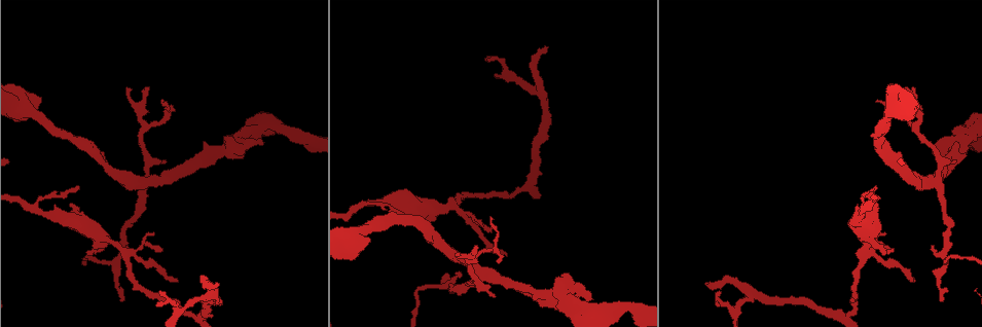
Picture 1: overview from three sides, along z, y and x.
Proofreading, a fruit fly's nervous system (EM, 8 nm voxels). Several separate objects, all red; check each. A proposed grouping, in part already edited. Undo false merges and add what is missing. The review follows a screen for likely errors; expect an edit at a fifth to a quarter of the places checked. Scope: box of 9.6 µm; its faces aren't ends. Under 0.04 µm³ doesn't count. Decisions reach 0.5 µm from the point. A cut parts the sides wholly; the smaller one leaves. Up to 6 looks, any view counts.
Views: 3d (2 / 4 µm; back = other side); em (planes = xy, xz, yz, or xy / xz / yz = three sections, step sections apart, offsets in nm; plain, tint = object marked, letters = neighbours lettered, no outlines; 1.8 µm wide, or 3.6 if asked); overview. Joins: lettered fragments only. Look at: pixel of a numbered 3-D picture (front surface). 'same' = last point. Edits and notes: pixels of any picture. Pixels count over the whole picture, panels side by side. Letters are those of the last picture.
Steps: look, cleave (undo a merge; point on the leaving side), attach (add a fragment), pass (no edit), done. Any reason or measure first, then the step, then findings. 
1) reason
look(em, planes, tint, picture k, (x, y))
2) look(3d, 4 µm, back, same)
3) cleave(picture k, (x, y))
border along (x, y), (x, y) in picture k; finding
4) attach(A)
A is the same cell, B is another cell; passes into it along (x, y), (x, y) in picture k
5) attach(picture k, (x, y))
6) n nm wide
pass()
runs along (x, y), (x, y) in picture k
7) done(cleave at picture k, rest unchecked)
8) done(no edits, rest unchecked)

four or more arms meet
look(3d, 2 µm, picture 1, (933, 180))

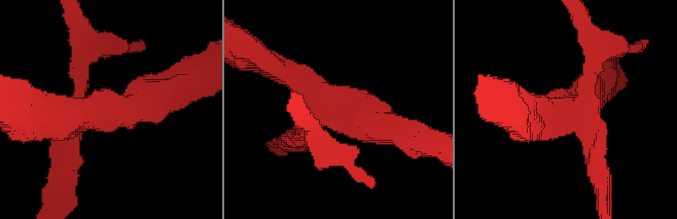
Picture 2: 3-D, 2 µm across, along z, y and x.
4 arms; shape alone is not enough
look(em, planes, tint, picture 2, (99, 111))

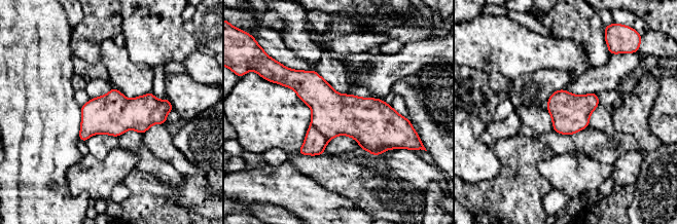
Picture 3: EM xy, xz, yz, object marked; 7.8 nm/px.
look(em, planes, letters, same)

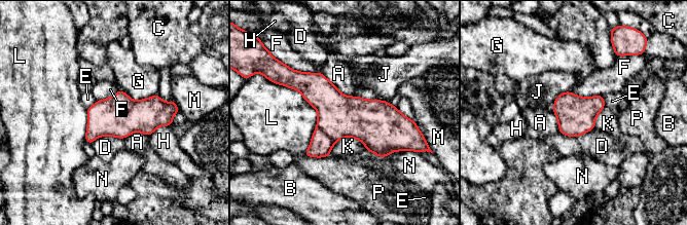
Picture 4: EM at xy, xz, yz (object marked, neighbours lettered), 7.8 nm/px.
cleave(picture 4, (321, 144))
A, B, C, D, E, F, G, H, J, K, L, M, N and P are other cells; border along (317, 126), (335, 141) in picture 4; a second cell is stuck on

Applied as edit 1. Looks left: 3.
an open end
look(em, planes, letters, picture 1, (891, 252))

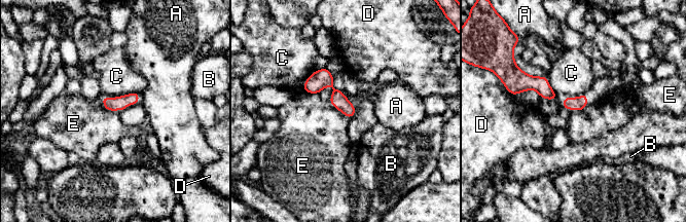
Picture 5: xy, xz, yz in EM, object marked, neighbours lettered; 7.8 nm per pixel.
pass()
A, B, C, D and E are other cells; border along (302, 89), (317, 94) in picture 5; no lettered fragment goes on from it

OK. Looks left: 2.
free end
look(em, 3.6 µm, planes, letters, picture 1, (547, 49))

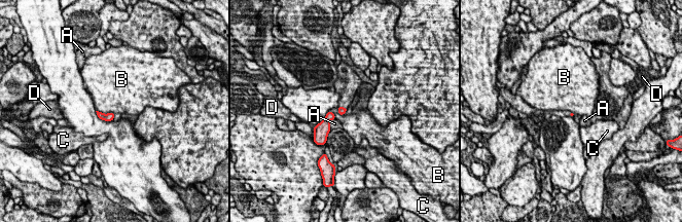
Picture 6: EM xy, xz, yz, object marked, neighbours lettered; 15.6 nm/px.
pass()
A, B, C and D are other cells; border along (96, 110), (102, 113), (114, 113) in picture 6; none of them fits

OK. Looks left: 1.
done(cleave at picture 4, rest unchecked)

